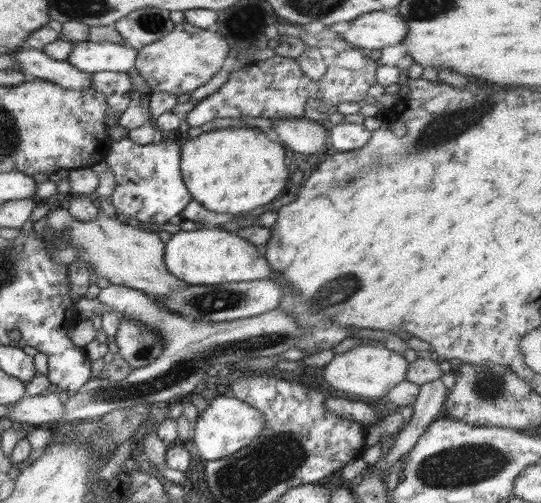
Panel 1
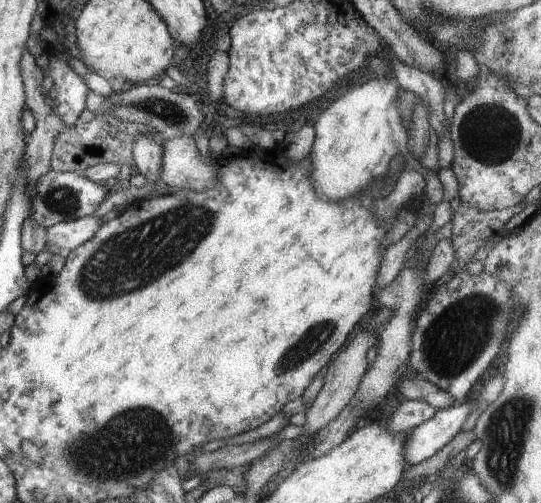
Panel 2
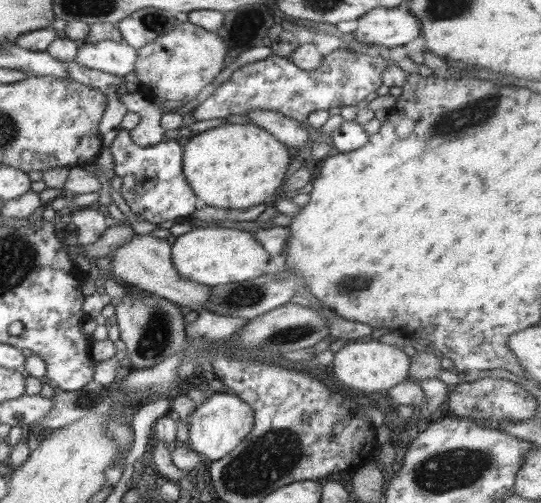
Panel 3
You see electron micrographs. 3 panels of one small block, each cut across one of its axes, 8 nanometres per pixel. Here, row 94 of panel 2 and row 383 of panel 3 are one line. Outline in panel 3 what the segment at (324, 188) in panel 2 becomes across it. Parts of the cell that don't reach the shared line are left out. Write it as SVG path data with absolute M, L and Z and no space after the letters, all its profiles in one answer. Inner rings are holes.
M365 338L352 340L352 343L344 345L343 348L334 353L333 371L334 376L348 388L360 390L360 392L382 392L405 382L409 379L409 366L411 358L398 347L387 345L378 339Z

